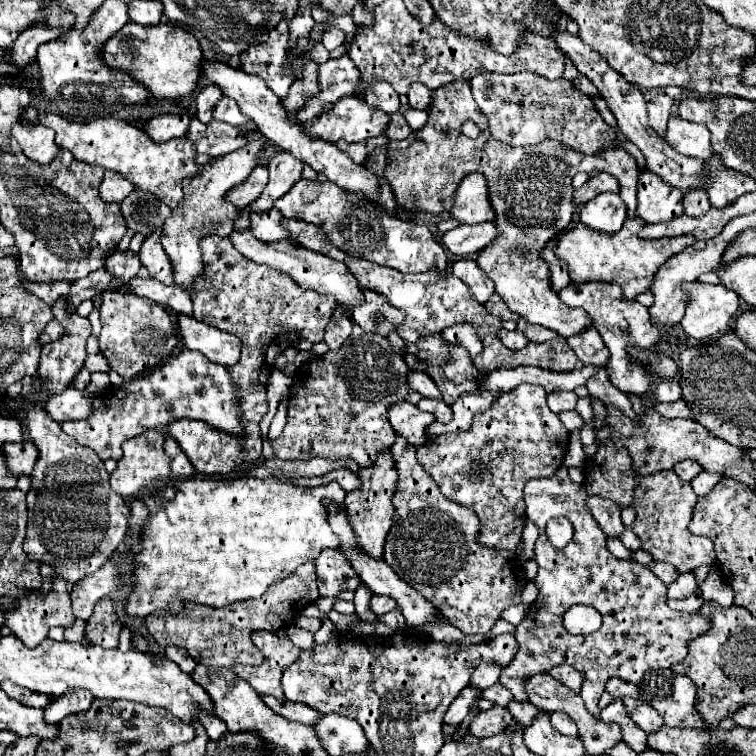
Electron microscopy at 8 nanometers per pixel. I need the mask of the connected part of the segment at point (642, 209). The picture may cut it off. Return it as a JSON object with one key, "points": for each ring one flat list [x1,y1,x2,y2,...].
{"points":[[649,170,639,174,637,202,637,216,645,222,667,222,683,214,683,192,667,188]]}

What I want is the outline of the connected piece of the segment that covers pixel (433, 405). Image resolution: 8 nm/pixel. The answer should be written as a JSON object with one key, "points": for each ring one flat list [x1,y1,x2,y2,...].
{"points":[[423,398,417,404,417,408,423,412,431,412,437,422,447,422,447,420,451,420,451,414,453,414,451,408,443,400,437,400,437,398]]}

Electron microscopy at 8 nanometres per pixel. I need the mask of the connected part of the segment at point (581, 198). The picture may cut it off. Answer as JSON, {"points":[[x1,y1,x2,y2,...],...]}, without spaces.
{"points":[[599,172,599,174,591,176,591,180,587,184,583,184,579,190,575,190,573,204,581,206,581,204,589,202,591,198,595,198,597,194,603,194,603,192,619,192,619,182,613,176]]}

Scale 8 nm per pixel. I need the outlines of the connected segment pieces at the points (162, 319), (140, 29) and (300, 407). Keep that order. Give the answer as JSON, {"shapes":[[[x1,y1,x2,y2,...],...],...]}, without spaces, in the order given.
{"shapes":[[[105,290,101,294,101,322,103,330,99,334,99,348,107,358,109,366,123,378,131,380,155,366,159,366,171,356,171,352,179,346,179,330,173,314,161,304,155,304,147,298,135,296,131,292]],[[127,22,115,36,105,42,103,60,111,68,137,76,137,80,155,92,157,98,181,98,197,88,203,52,197,38,175,24,161,22,157,26,141,26]],[[353,328,351,340,347,340,339,352,317,356,311,362,299,366,289,394,287,424,281,436,271,442,275,456,281,460,309,460,319,456,329,460,355,460,359,468,373,466,377,456,387,452,393,444,395,432,387,420,387,410,395,402,405,402,405,396,409,394,405,378,409,372,411,370,407,368,403,356,393,352,387,338,367,336,365,332,359,332,359,328]]]}

